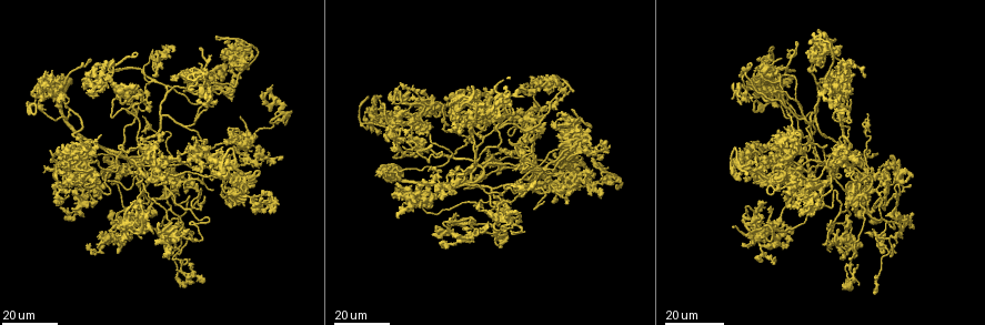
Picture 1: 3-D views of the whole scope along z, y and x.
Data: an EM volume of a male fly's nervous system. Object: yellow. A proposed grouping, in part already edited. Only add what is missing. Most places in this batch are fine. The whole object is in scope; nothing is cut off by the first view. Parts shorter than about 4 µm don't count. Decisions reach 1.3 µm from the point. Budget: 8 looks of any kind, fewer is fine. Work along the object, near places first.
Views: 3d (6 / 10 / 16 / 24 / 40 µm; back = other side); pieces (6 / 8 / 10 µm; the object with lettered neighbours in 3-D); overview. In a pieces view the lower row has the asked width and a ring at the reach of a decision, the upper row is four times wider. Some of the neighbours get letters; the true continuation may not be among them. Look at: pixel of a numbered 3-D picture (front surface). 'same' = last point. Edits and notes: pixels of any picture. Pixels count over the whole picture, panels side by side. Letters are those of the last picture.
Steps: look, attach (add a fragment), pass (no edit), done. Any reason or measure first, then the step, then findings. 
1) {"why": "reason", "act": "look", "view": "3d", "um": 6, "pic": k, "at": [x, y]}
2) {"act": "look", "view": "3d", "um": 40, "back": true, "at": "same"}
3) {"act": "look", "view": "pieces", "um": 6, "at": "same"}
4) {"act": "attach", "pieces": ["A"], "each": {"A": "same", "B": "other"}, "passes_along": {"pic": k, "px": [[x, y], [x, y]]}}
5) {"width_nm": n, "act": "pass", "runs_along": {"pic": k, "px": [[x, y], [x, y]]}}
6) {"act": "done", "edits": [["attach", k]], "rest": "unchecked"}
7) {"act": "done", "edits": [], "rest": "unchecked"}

{"why": "an open end", "act": "look", "view": "3d", "um": 16, "pic": 1, "at": [49, 152]}

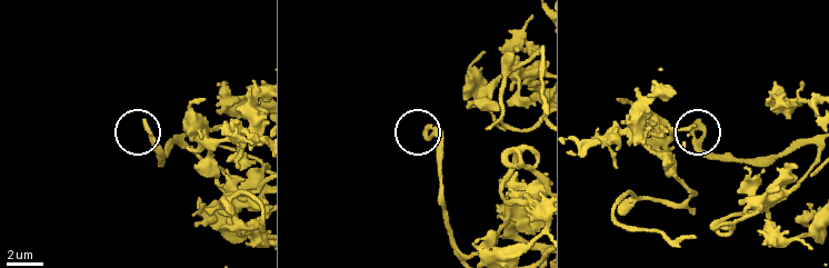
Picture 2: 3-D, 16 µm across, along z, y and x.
{"act": "look", "view": "pieces", "um": 10, "pic": 2, "at": [424, 132]}

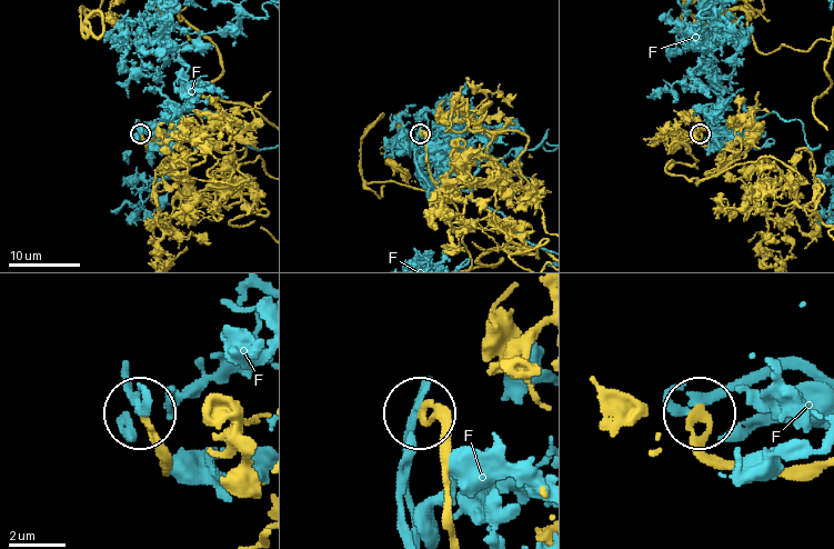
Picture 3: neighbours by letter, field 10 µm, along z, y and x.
{"act": "pass", "each": {"F": "other"}, "runs_along": {"pic": 3, "px": [[449, 530], [449, 437], [434, 416], [422, 418]]}, "found": "none of them fits"}

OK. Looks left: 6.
{"why": "thin end", "act": "look", "view": "3d", "um": 24, "pic": 1, "at": [100, 135]}

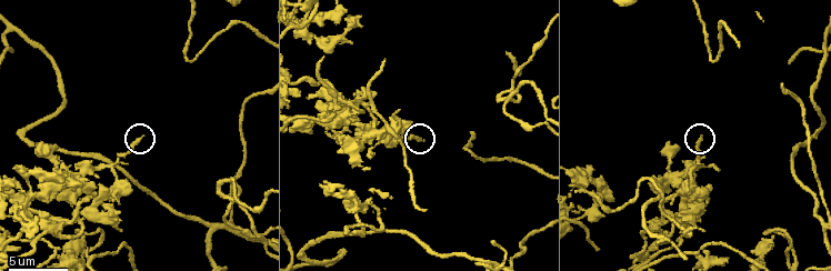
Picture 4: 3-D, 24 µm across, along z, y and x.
{"act": "look", "view": "pieces", "um": 8, "pic": 4, "at": [139, 139]}

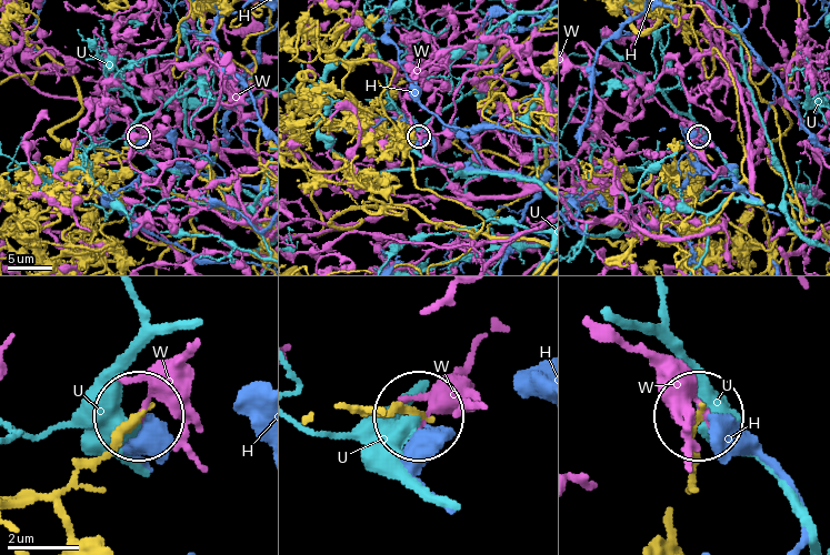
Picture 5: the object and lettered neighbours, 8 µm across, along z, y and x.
{"act": "pass", "each": {"H": "other", "U": "other", "W": "other"}, "runs_along": {"pic": 5, "px": [[359, 404], [419, 413]]}, "found": "none of them fits"}

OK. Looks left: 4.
{"act": "look", "view": "3d", "um": 24, "pic": 1, "at": [826, 156]}

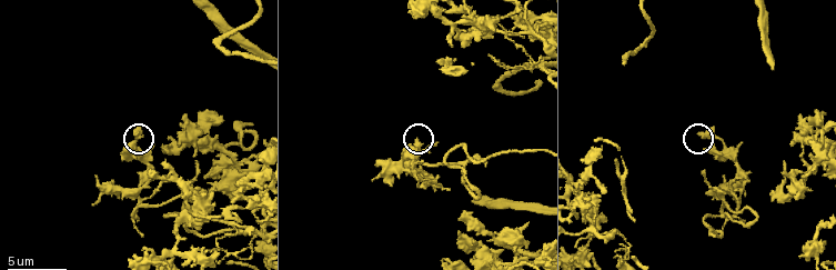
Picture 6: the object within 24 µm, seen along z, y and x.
{"act": "look", "view": "pieces", "um": 10, "pic": 6, "at": [415, 139]}

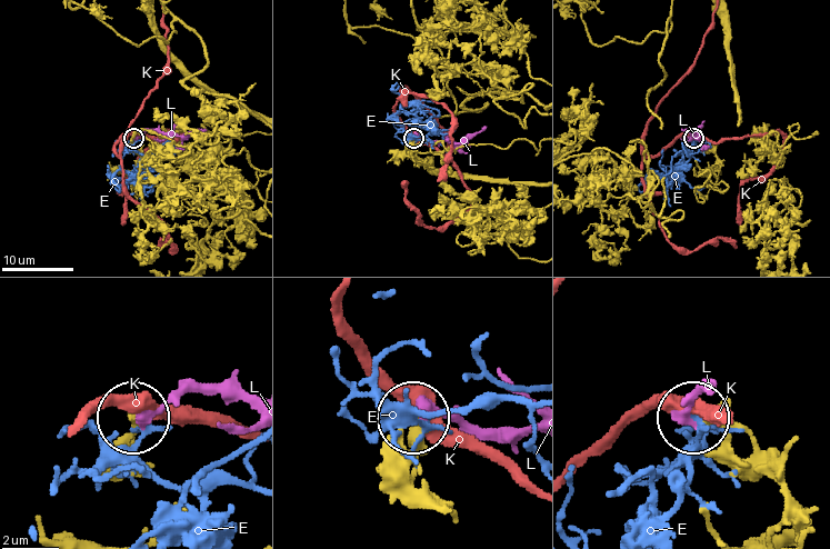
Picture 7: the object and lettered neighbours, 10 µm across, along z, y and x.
{"act": "pass", "each": {"E": "other", "K": "other", "L": "other"}, "runs_along": {"pic": 7, "px": [[769, 539], [786, 496], [723, 431], [697, 418]]}, "found": "none of them fits"}

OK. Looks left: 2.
{"why": "free end", "act": "look", "view": "3d", "um": 24, "pic": 1, "at": [68, 108]}

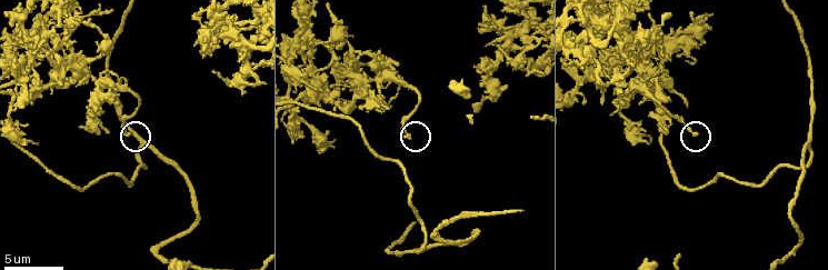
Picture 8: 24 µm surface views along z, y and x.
{"act": "look", "view": "pieces", "um": 6, "pic": 8, "at": [694, 135]}

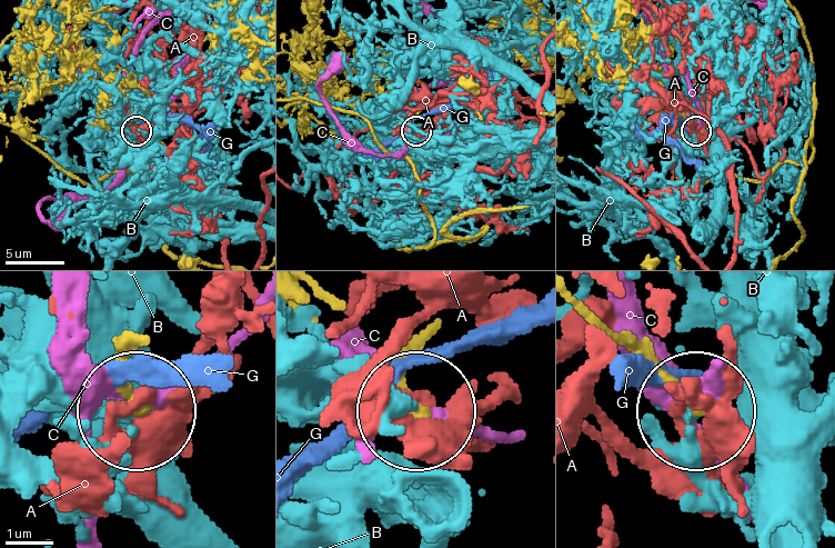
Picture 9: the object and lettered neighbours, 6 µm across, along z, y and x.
{"width_nm": 210, "act": "pass", "each": {"A": "other", "B": "other", "C": "other", "G": "other"}, "runs_along": {"pic": 9, "px": [[139, 346], [127, 370], [136, 401]]}, "found": "no lettered fragment goes on from it"}

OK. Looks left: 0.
{"act": "done", "edits": [], "rest": "unchecked"}

